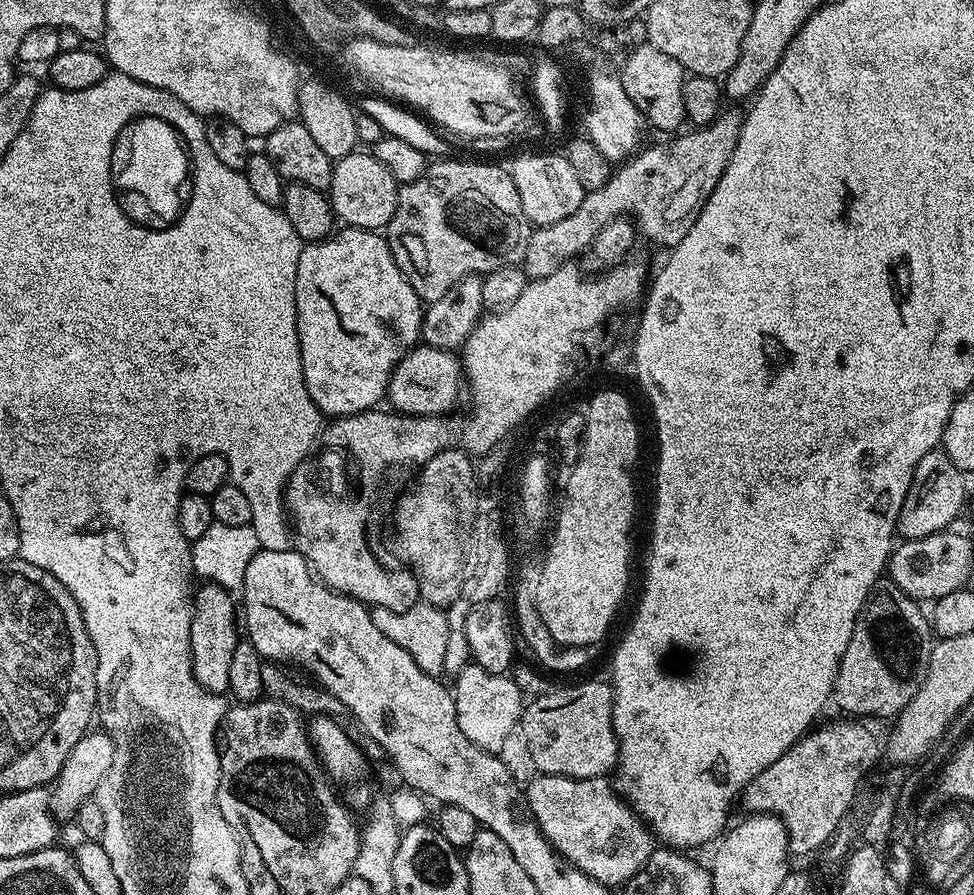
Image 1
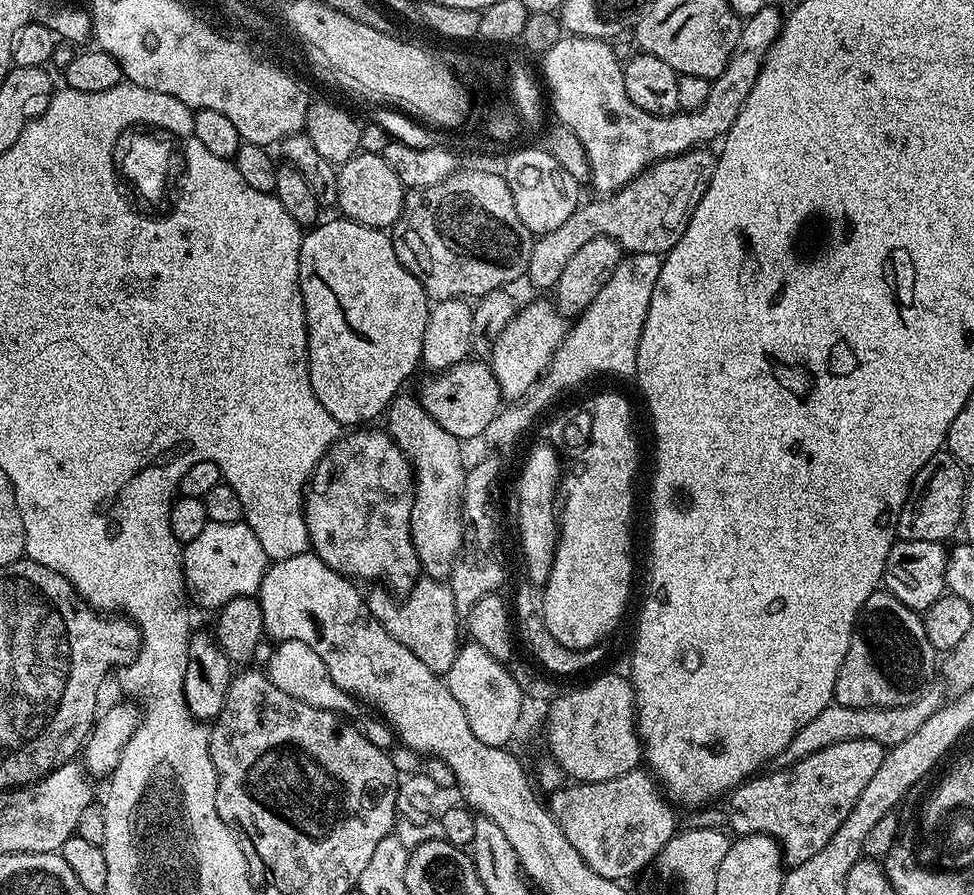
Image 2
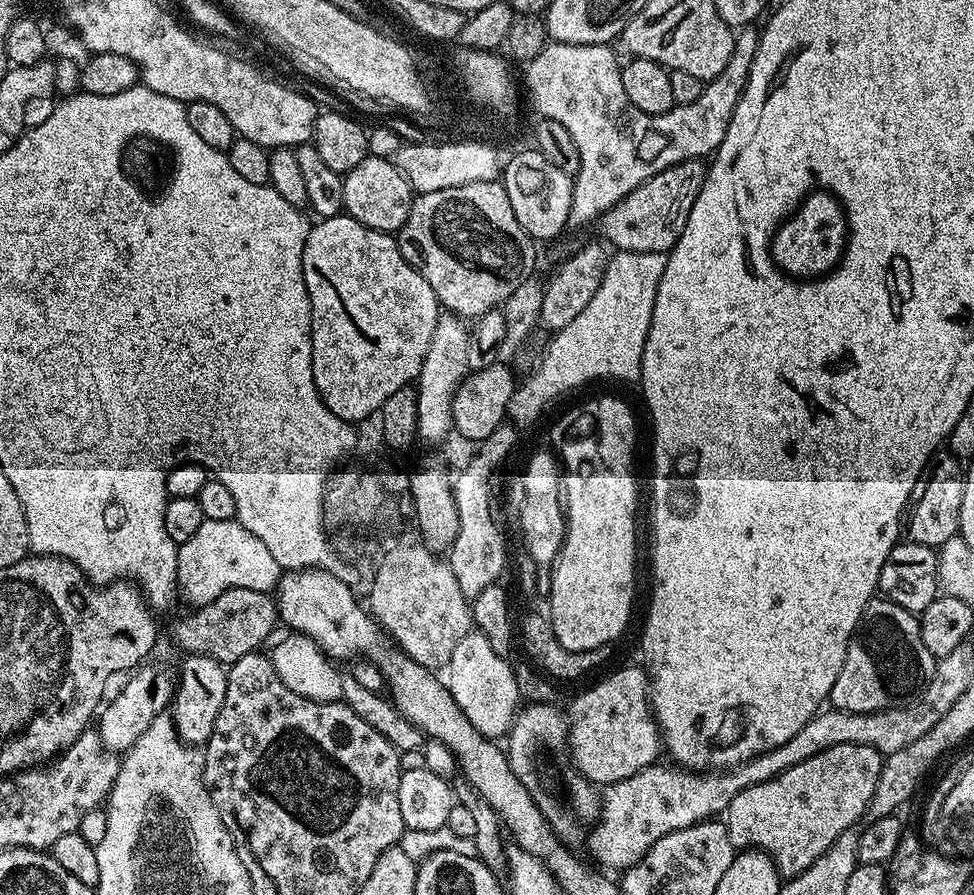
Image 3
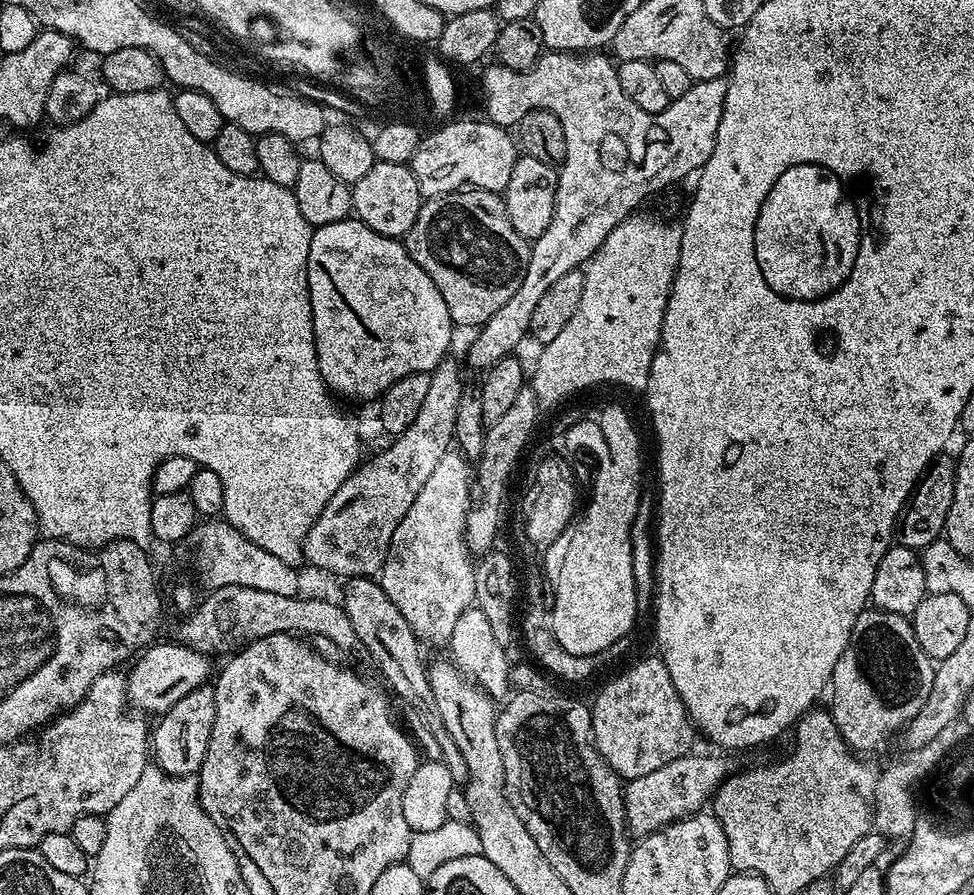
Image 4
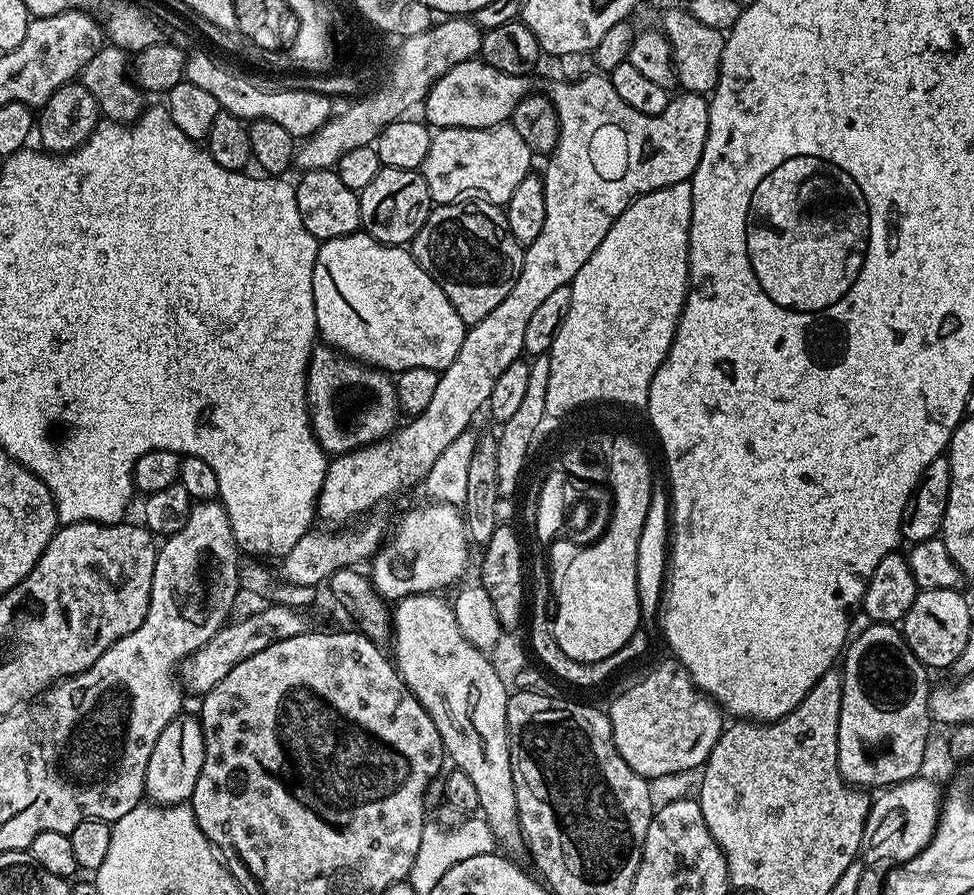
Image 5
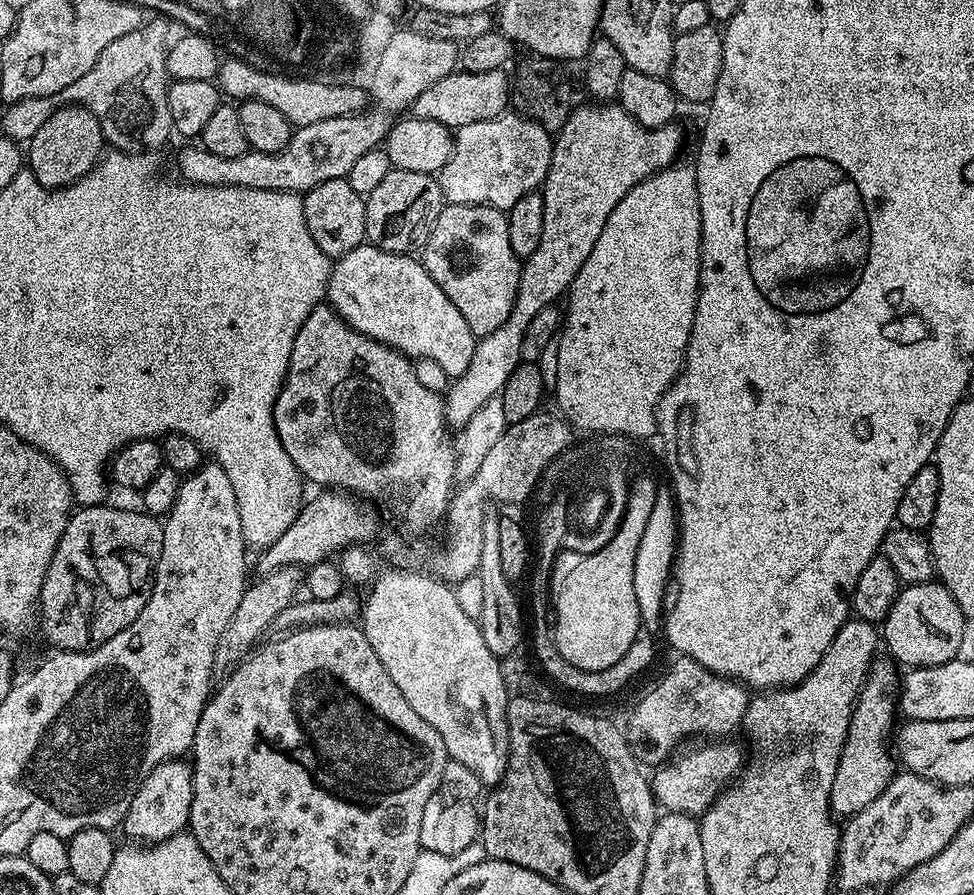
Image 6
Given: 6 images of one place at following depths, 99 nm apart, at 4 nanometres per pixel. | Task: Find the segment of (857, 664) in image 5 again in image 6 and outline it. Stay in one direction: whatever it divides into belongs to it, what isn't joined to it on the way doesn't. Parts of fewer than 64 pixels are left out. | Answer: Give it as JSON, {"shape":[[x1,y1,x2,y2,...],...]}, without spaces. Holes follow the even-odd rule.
{"shape":[[873,659,872,665,868,667,868,677,860,687,848,733,844,739,840,765,834,774,834,786,830,786,832,815,836,818,851,818,865,810,866,806,886,790,887,784,898,772,898,764,890,745,893,743,894,729,898,724,896,716,898,717,902,676,891,659,880,659]]}

